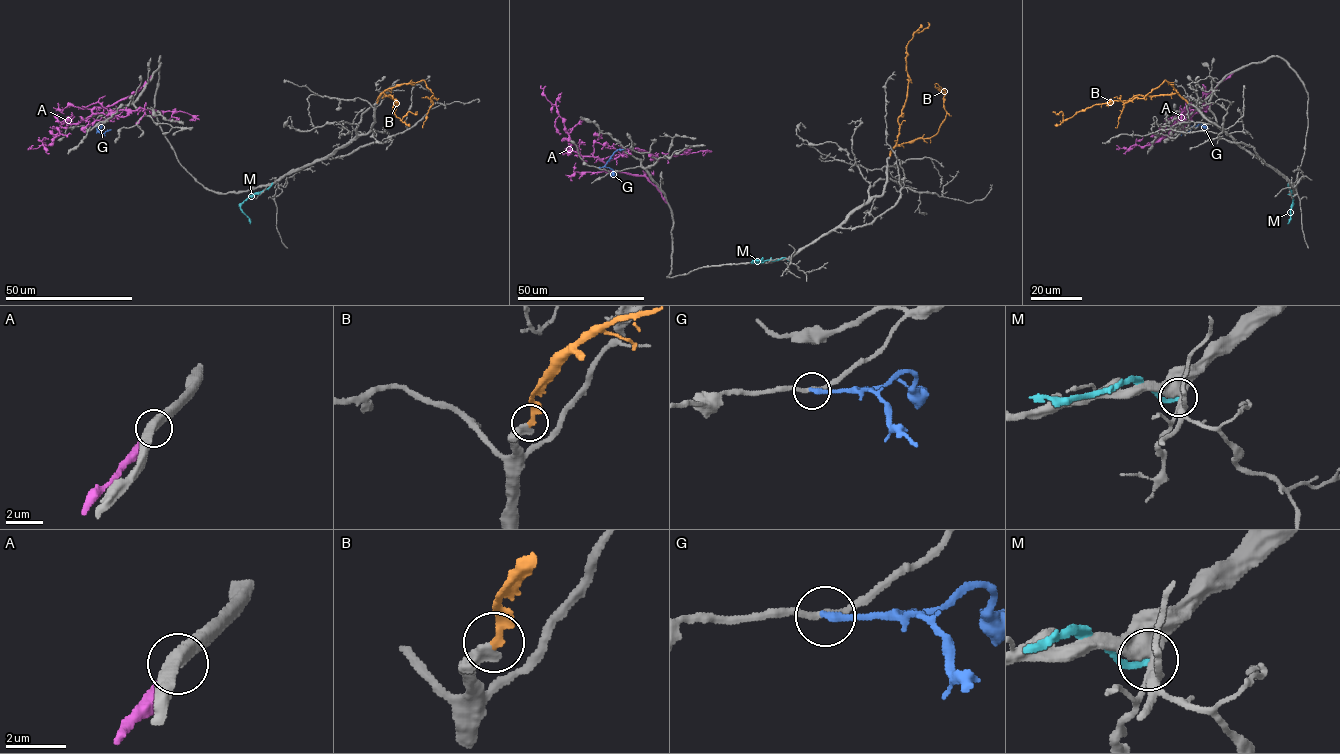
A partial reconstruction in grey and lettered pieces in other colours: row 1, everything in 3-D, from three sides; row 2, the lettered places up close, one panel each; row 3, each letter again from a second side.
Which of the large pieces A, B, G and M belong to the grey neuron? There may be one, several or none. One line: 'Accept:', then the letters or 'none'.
Accept: B

